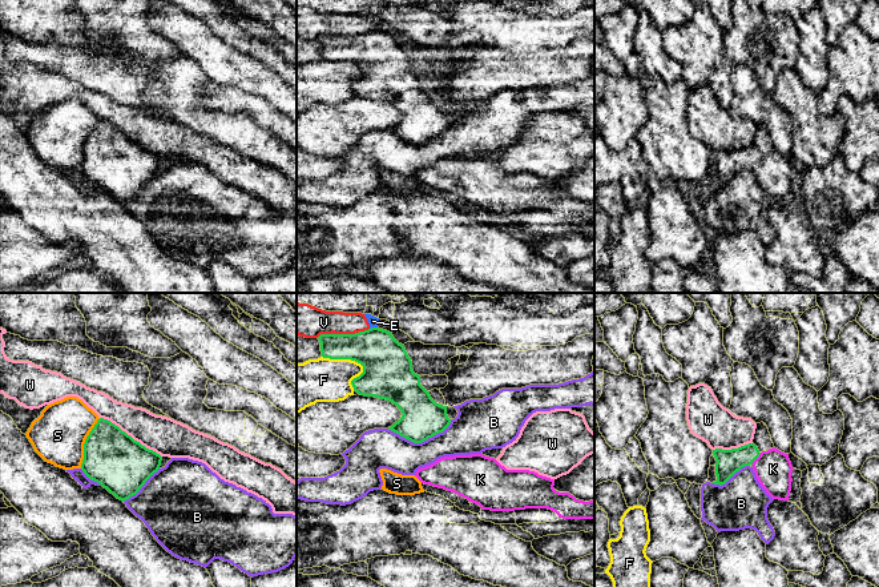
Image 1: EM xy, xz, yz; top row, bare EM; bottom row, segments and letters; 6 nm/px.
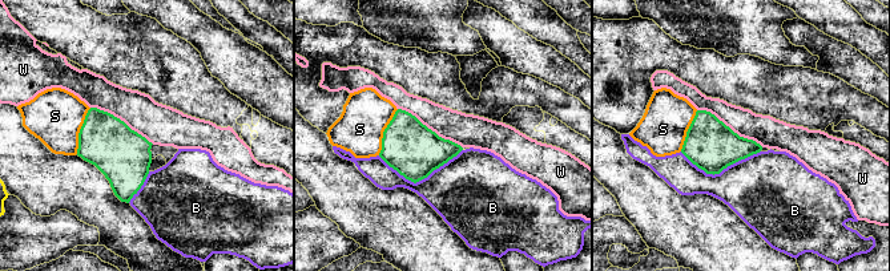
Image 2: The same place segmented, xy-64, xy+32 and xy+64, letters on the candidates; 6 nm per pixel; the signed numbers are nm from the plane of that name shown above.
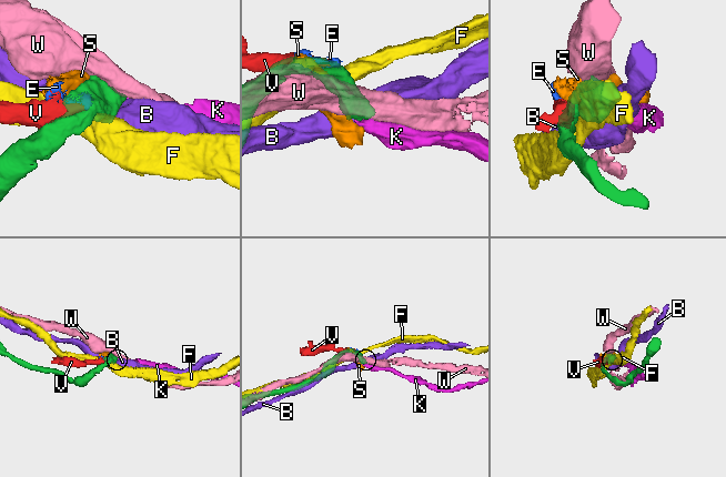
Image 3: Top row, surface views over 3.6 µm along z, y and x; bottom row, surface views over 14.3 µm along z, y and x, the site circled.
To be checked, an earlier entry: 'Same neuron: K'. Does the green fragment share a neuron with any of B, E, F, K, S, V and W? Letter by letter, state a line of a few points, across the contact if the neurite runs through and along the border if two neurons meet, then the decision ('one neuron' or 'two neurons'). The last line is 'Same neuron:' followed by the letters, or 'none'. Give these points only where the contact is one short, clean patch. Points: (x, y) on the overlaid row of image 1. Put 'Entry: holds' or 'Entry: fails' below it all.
B: two neurons
E: line xz (376, 326), (370, 329); two neurons
F: two neurons
K: line yz (729, 462), (736, 458), (755, 458), (773, 469); one neuron
S: two neurons
V: two neurons
W: two neurons
Same neuron: K
Entry: holds

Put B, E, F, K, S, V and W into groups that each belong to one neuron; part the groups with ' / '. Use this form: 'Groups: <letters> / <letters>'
Groups: B / E V / F / K / S / W

